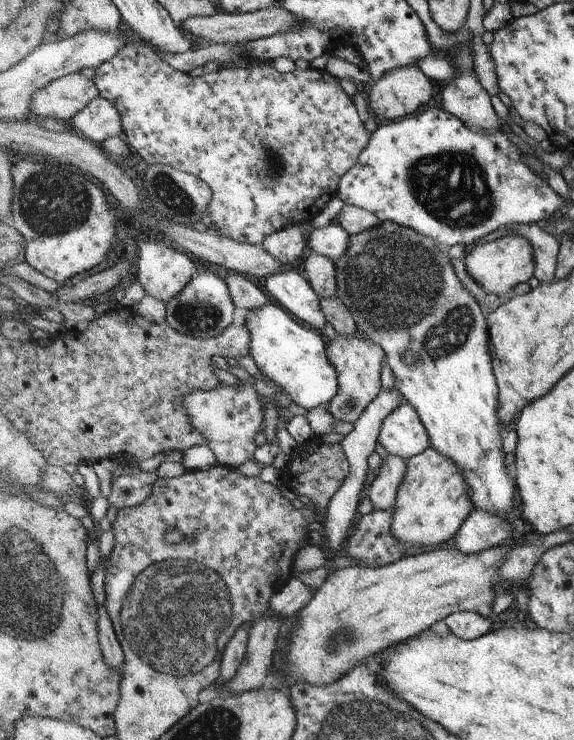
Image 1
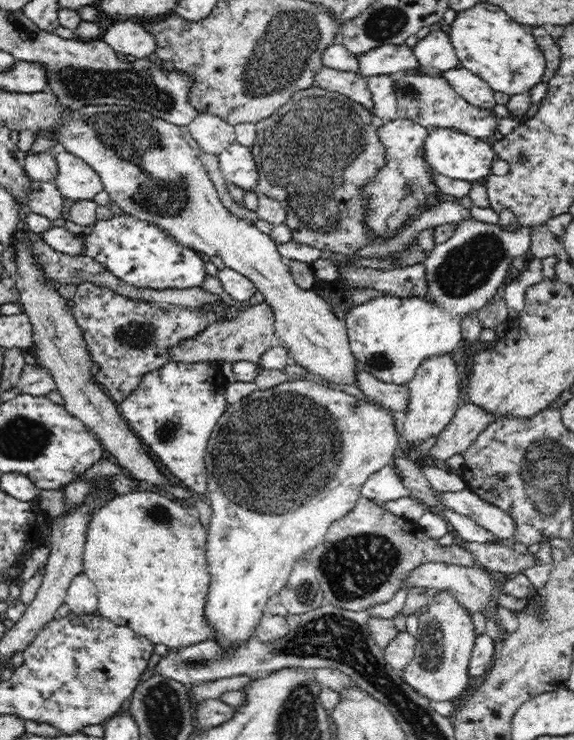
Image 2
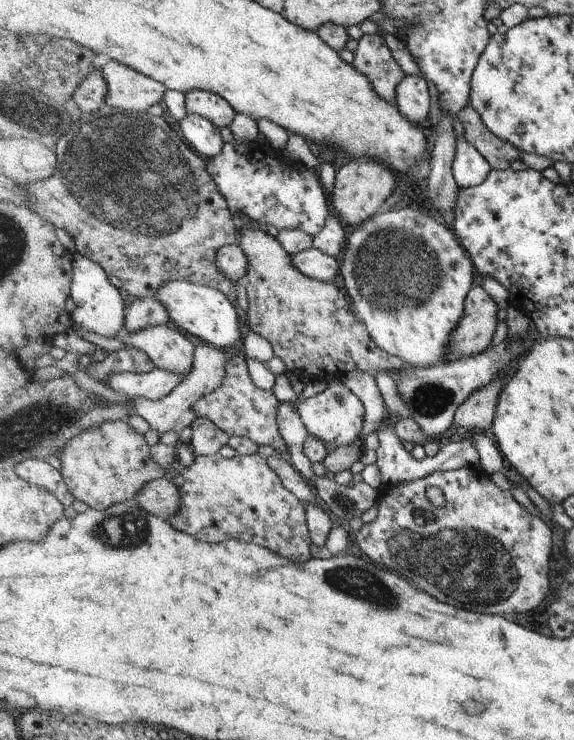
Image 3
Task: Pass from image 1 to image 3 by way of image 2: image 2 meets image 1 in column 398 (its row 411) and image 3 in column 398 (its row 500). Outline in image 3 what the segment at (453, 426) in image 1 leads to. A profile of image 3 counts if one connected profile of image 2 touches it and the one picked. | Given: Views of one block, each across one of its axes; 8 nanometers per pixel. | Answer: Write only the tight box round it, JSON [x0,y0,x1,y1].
[340,205,474,367]

